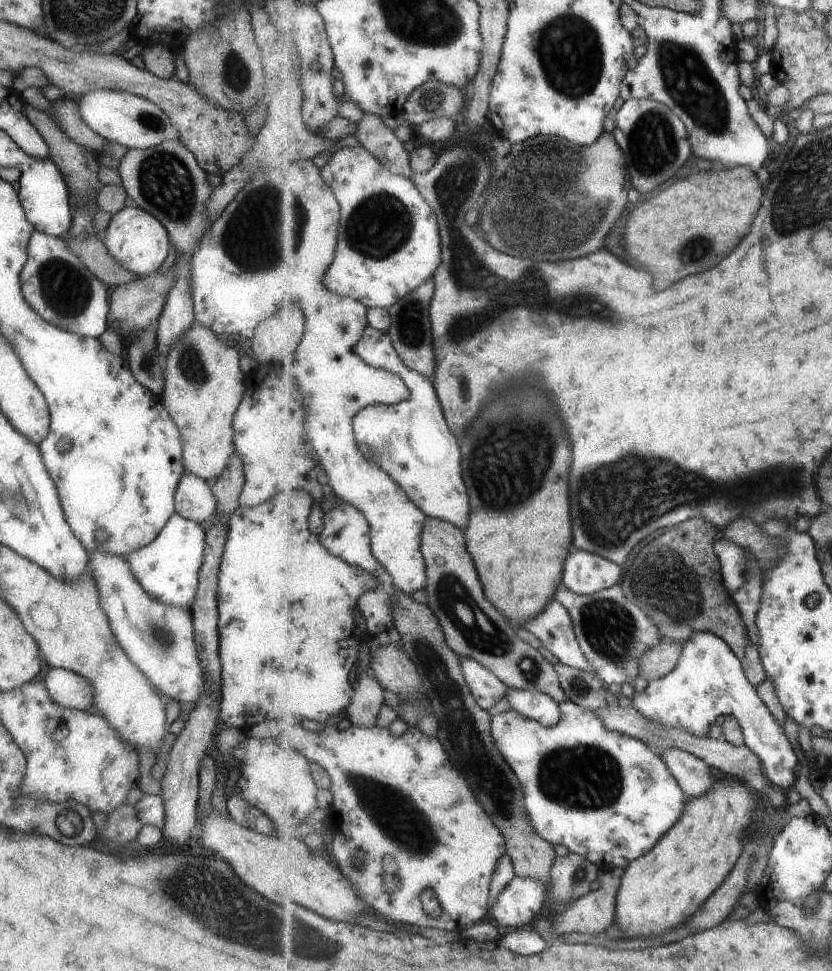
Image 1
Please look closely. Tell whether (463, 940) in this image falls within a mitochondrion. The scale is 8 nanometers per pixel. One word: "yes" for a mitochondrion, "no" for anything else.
no

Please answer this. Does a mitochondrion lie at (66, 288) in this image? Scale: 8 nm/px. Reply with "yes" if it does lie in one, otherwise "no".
yes

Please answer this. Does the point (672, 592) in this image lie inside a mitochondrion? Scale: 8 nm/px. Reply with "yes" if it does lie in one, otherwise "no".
yes

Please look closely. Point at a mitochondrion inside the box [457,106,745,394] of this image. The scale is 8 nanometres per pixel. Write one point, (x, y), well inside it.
(524, 215)

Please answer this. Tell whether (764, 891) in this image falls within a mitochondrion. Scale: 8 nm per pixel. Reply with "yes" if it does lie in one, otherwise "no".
no

